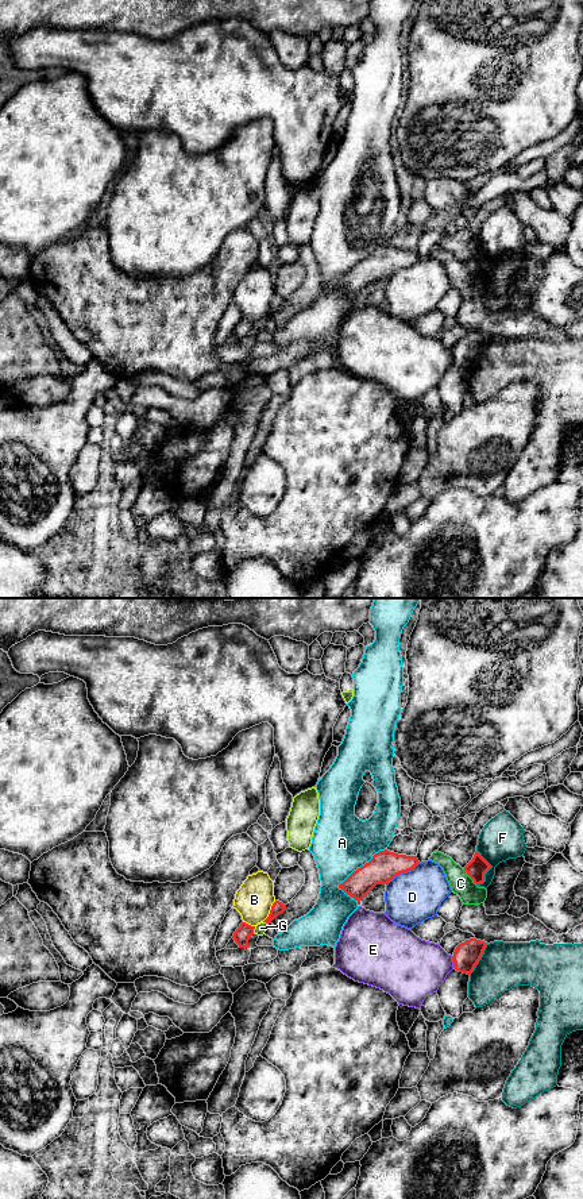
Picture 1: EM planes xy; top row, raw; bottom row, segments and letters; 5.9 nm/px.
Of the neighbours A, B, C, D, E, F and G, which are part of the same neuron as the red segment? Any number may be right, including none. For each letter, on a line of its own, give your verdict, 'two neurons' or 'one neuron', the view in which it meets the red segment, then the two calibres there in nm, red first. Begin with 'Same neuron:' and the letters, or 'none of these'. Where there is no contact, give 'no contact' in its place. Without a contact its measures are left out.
Same neuron: none of these
A: two neurons | xy | 180/360 nm
B: two neurons | xy | 80/220 nm
C: two neurons | xy | 120/130 nm
D: two neurons | xy | 180/300 nm
E: two neurons | xy | 160/360 nm
F: two neurons | xy | 120/260 nm
G: two neurons | xy | 90/70 nm

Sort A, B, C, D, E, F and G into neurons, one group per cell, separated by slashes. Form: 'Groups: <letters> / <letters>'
Groups: A / B / C / D / E / F / G

